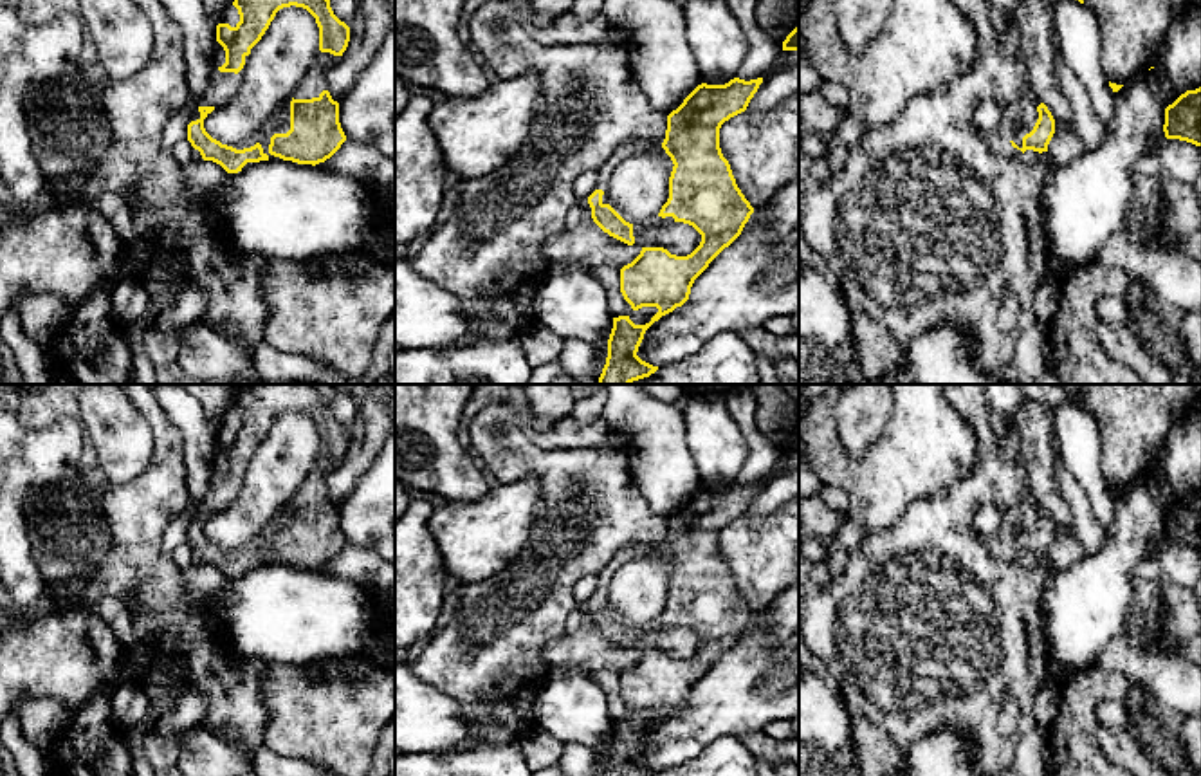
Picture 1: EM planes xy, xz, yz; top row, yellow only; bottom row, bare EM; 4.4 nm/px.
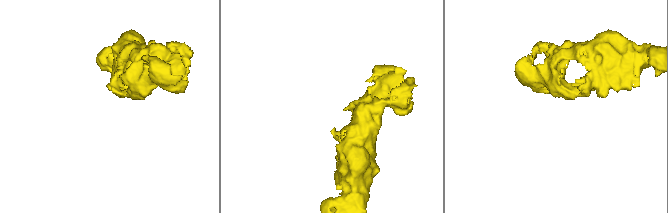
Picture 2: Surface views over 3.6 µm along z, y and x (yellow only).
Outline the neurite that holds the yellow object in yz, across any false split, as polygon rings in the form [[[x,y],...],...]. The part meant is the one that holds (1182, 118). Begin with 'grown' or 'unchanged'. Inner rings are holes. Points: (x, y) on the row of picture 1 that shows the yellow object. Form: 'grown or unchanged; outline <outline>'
unchanged; outline [[[1201,87],[1187,90],[1165,108],[1163,132],[1167,139],[1201,146]]]

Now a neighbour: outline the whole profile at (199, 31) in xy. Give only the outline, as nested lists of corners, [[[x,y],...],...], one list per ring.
[[[160,0],[184,34],[188,85],[193,103],[202,99],[213,72],[216,25],[209,20],[200,0]]]

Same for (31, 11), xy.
[[[20,0],[16,11],[27,25],[45,25],[61,16],[79,16],[79,0]]]

